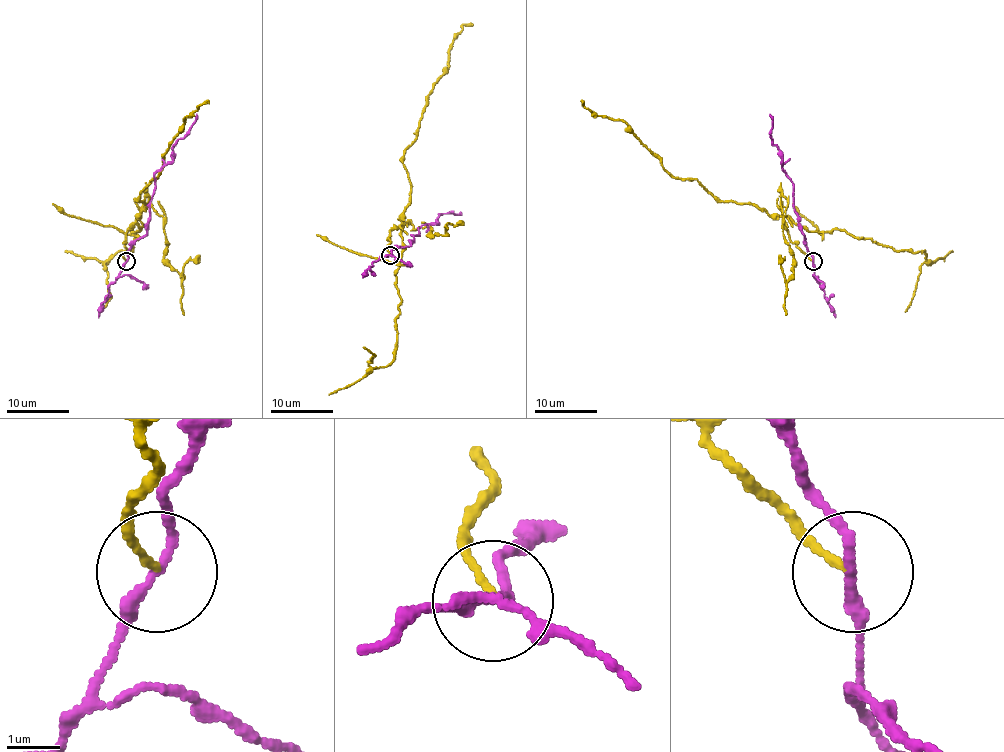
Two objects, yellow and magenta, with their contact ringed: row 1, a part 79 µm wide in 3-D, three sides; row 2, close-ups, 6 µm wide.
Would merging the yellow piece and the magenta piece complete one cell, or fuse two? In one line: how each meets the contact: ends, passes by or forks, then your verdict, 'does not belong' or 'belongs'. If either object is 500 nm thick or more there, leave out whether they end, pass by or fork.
yellow ends; magenta passes by; does not belong

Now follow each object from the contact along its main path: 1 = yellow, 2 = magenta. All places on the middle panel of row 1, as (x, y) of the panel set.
1: (390, 256), (388, 232), (402, 223), (410, 201), (404, 151), (416, 137), (452, 39), (472, 24)
2: (390, 256), (395, 248), (410, 245), (423, 224), (437, 223), (437, 218), (447, 212), (460, 212)

